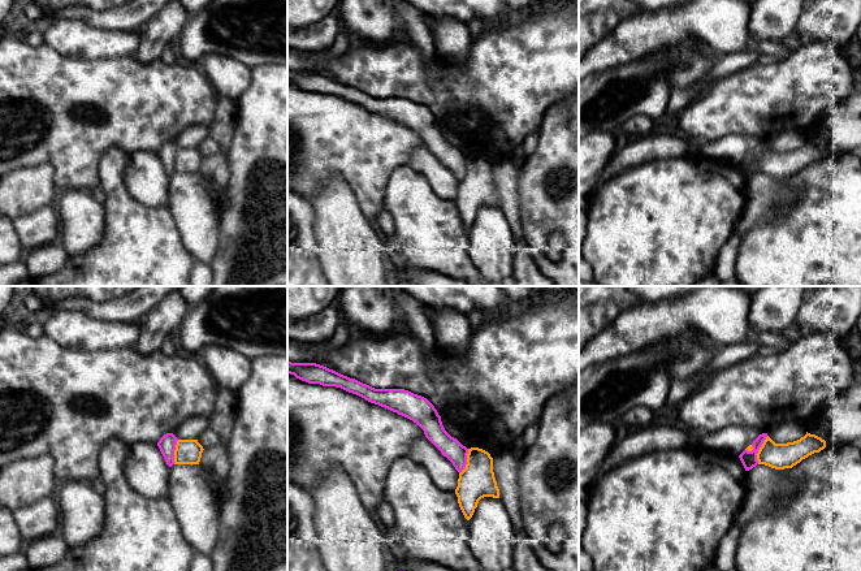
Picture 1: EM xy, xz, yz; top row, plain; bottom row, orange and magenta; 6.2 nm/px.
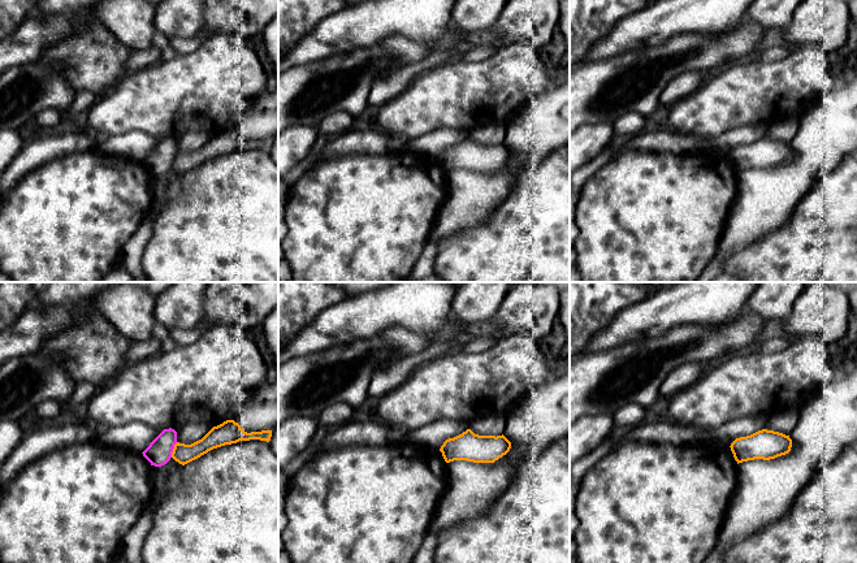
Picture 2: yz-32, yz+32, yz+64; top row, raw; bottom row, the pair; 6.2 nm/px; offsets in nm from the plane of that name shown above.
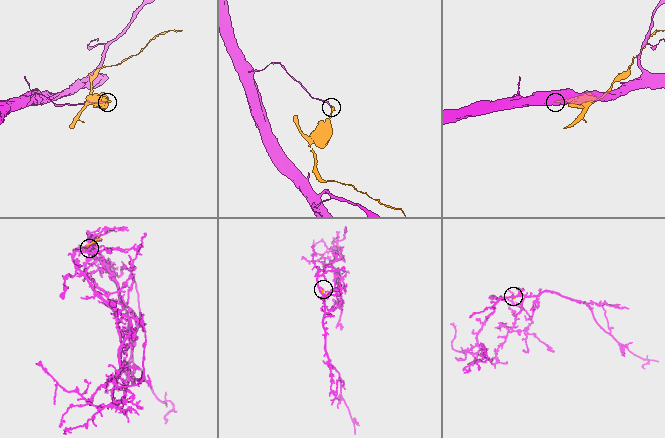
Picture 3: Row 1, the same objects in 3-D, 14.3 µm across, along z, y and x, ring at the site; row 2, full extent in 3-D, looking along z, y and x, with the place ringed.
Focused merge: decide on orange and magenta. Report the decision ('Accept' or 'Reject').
Reject

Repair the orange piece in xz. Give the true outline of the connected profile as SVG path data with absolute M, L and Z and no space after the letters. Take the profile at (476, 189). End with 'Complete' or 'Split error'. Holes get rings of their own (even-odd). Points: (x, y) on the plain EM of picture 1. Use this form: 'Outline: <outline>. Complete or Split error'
Outline: M479 156L468 157L466 177L459 182L455 198L459 216L470 229L484 206L499 207L499 198L493 181L493 166Z. Complete

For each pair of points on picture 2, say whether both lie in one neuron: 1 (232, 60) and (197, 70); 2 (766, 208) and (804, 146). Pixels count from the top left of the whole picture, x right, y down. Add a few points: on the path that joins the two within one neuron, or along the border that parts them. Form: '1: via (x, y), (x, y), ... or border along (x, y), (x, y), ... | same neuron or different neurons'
1: via (223, 69), (206, 70) | same neuron
2: via (779, 193), (805, 167), (805, 161) | same neuron

